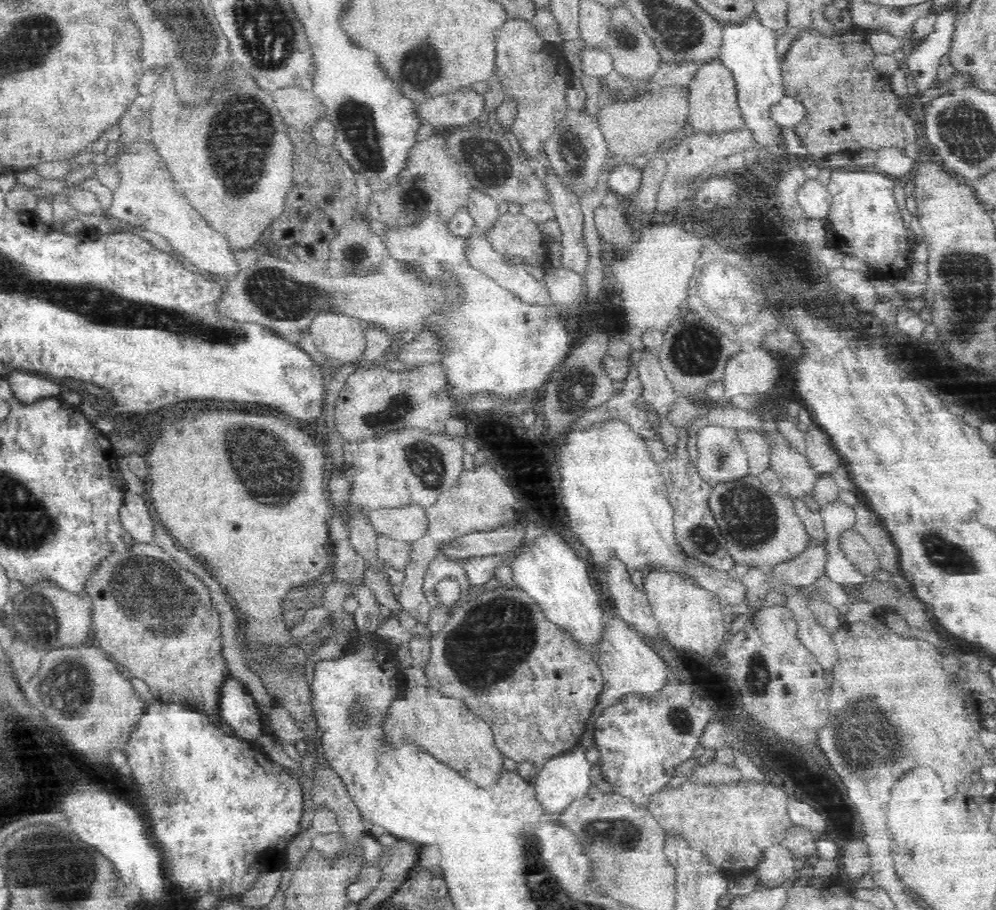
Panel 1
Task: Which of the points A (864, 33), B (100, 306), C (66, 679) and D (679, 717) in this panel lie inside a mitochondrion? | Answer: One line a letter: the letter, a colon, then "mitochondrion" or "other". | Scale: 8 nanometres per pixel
A: other
B: mitochondrion
C: mitochondrion
D: mitochondrion

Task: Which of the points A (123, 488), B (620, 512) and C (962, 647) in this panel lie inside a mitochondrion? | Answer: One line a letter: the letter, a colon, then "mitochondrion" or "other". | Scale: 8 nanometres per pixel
A: other
B: other
C: other

